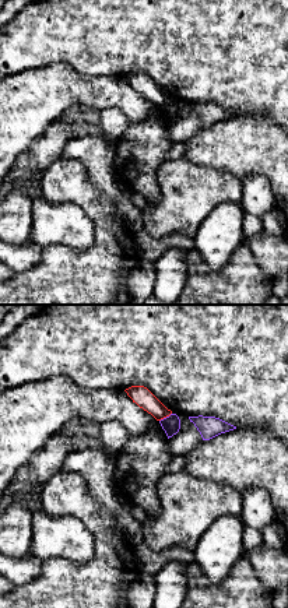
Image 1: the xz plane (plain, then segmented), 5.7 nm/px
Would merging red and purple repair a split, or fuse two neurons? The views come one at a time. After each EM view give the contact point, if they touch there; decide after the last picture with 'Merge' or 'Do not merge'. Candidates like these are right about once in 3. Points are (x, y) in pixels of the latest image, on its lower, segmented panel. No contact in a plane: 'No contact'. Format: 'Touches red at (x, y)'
Touches red at (165, 417)

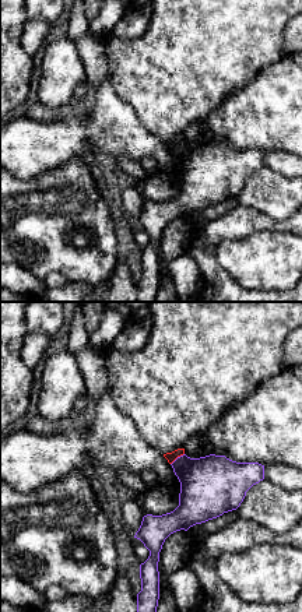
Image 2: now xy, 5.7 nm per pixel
Touches red at (176, 457)

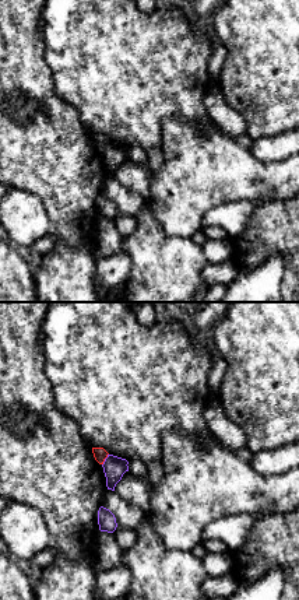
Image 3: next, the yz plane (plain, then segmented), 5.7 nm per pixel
Touches red at (105, 458)

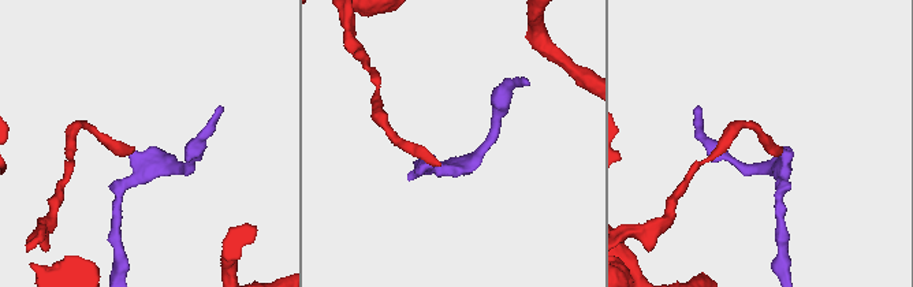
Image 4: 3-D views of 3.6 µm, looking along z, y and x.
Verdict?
Do not merge

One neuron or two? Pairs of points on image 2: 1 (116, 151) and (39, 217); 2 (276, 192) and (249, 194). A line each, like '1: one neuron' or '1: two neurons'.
1: two neurons
2: one neuron

